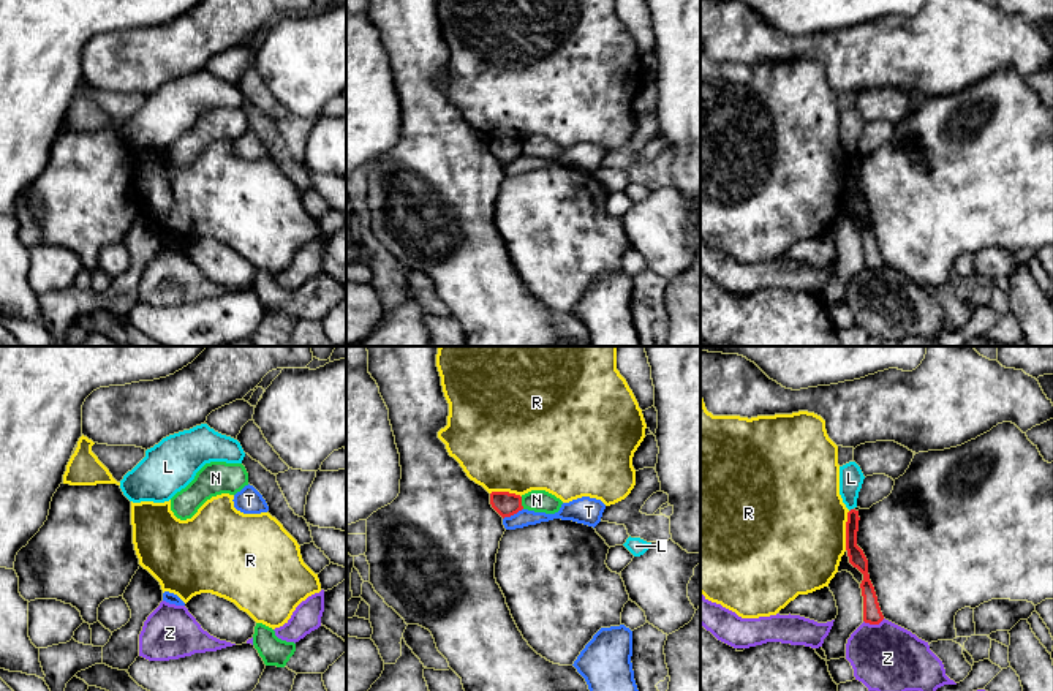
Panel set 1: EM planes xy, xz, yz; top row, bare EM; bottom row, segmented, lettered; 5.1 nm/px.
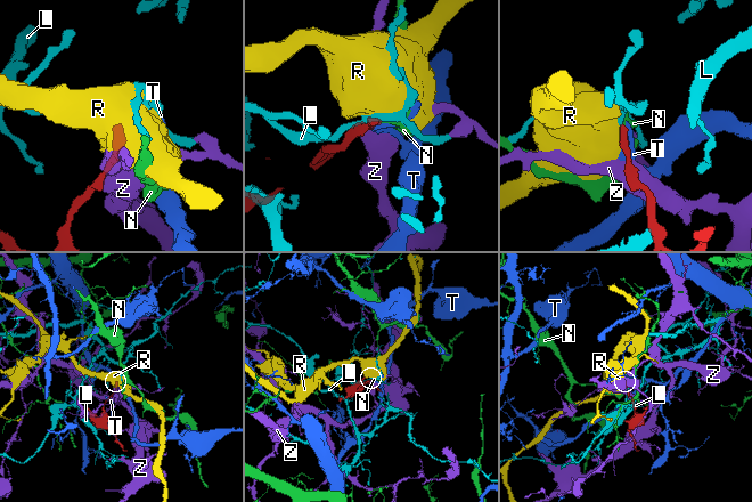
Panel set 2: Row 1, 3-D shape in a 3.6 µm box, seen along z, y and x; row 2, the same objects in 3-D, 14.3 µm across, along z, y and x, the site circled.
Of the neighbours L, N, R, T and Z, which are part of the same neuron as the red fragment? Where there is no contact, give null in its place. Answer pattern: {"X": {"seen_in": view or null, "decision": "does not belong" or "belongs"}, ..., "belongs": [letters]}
{"L": {"seen_in": "yz", "decision": "does not belong"}, "N": {"seen_in": "xz", "decision": "does not belong"}, "R": {"seen_in": "yz", "decision": "does not belong"}, "T": {"seen_in": "xz", "decision": "does not belong"}, "Z": {"seen_in": "yz", "decision": "does not belong"}, "belongs": []}

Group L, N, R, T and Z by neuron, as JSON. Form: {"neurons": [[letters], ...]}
{"neurons": [["L"], ["N"], ["R"], ["T"], ["Z"]]}

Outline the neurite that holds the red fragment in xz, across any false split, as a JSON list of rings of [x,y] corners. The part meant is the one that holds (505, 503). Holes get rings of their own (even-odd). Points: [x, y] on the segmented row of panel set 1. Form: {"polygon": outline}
{"polygon": [[[492,492],[490,504],[503,519],[523,509],[522,497],[509,492]]]}

